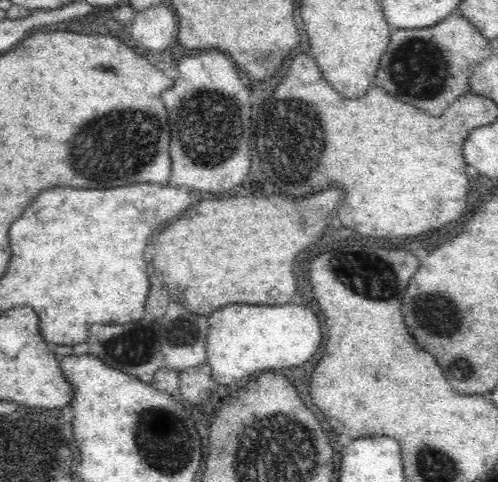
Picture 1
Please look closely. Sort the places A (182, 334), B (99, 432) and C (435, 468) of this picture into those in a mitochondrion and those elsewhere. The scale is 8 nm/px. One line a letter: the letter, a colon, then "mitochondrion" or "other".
A: mitochondrion
B: other
C: mitochondrion

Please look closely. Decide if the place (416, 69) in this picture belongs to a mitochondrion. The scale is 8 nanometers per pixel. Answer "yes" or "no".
yes

